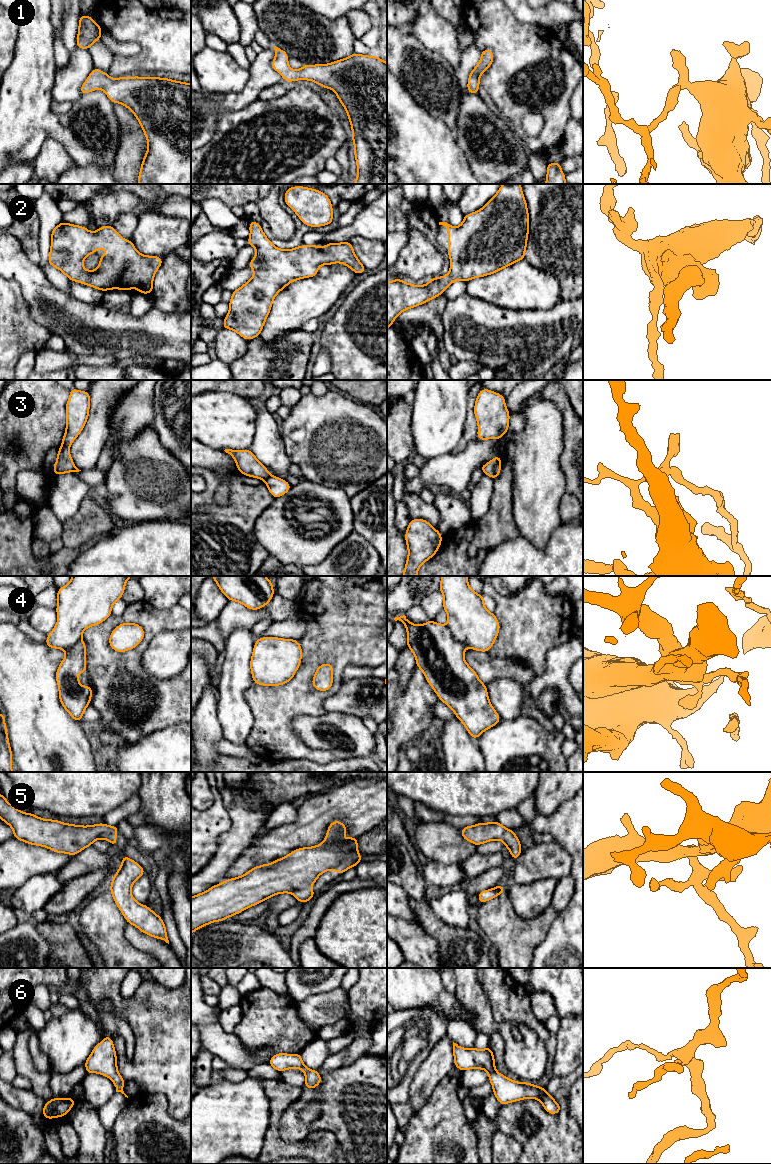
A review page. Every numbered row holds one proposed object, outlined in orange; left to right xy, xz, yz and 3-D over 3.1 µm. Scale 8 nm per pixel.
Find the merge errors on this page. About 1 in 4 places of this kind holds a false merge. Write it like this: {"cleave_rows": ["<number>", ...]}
{"cleave_rows": ["3"]}

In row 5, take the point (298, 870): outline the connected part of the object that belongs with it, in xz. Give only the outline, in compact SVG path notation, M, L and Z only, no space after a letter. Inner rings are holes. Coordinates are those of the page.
M333 821L327 830L325 840L313 847L293 850L290 854L276 861L256 866L244 875L228 879L214 885L207 891L191 897L191 934L210 923L224 921L255 906L266 899L281 893L292 893L302 904L313 899L315 892L310 888L316 879L328 870L335 870L342 875L346 870L355 867L363 857L359 855L356 837L339 841L347 833L347 827L340 821Z

